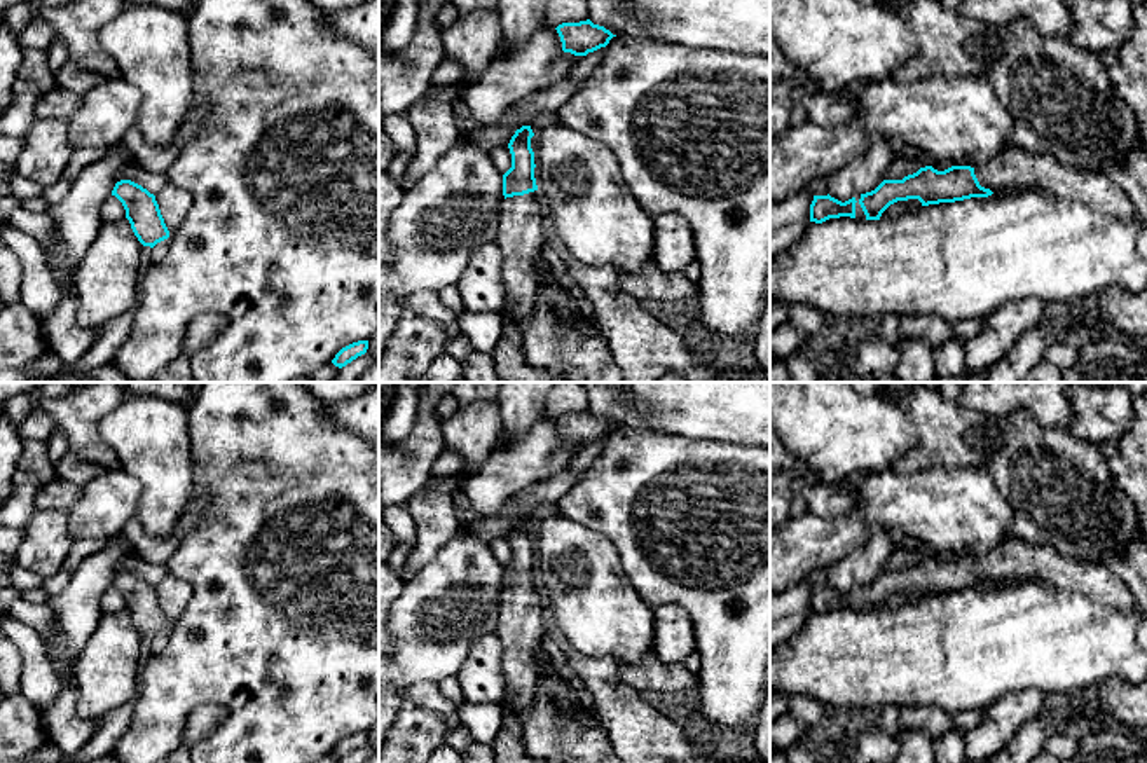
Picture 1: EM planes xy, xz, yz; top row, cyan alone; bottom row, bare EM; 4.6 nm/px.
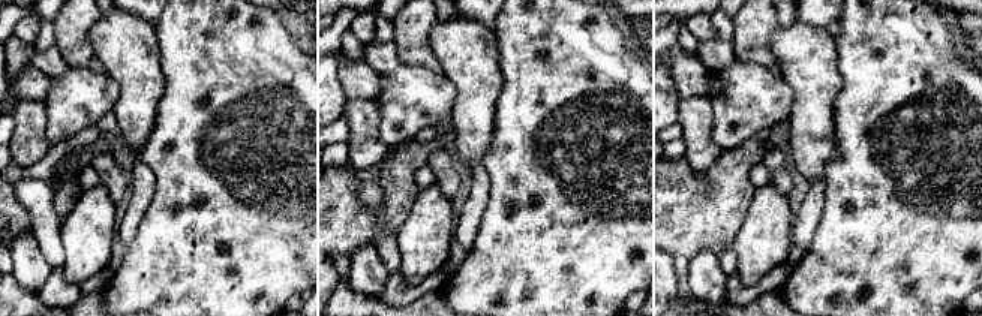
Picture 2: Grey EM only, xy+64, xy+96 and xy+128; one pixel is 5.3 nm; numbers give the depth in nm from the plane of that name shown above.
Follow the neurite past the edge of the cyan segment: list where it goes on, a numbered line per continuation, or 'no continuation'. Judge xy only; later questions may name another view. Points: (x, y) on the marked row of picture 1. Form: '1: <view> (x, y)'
no continuation

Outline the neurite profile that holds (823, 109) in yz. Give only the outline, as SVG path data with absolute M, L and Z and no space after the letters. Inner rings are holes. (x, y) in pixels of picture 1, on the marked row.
M819 89L810 91L805 98L805 110L807 120L822 127L845 124L855 113L855 107L847 98Z

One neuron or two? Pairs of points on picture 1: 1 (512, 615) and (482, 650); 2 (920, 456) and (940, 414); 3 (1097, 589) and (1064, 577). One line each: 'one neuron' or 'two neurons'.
1: two neurons
2: one neuron
3: one neuron

